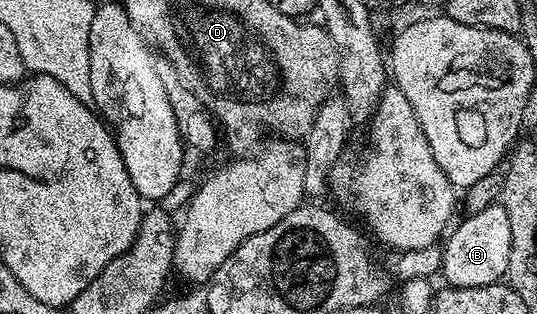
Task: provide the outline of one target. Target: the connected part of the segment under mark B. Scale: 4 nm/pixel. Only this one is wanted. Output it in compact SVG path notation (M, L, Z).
M489 204L482 208L482 212L461 219L451 227L442 242L444 255L440 274L445 278L443 281L458 288L478 288L501 281L510 264L510 216L506 216L506 208L503 204Z

